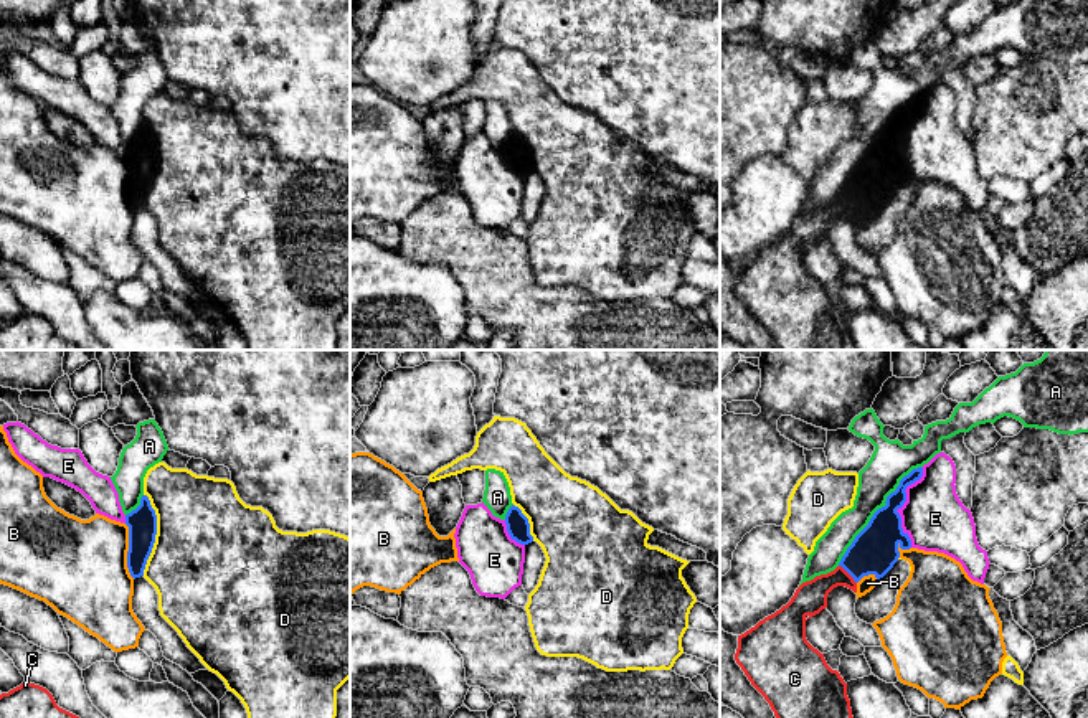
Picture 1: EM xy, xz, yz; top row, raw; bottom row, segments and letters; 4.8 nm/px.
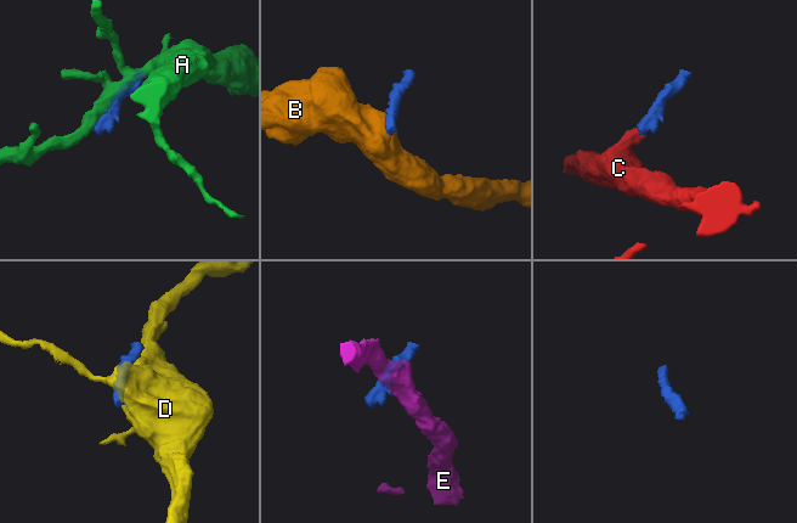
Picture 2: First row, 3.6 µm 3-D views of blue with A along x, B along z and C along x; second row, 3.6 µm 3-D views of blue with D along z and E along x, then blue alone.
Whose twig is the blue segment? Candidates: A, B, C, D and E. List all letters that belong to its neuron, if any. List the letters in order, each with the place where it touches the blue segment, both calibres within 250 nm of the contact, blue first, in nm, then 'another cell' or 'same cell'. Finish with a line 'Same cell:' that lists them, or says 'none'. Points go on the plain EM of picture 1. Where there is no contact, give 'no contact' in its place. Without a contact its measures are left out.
A: yz (875, 142) | 220/190 nm | another cell
B: xy (127, 182) | 140/460 nm | another cell
C: yz (849, 203) | 220/160 nm | same cell
D: xy (156, 164) | 140/500 nm | another cell
E: yz (902, 136) | 220/300 nm | another cell
Same cell: C

